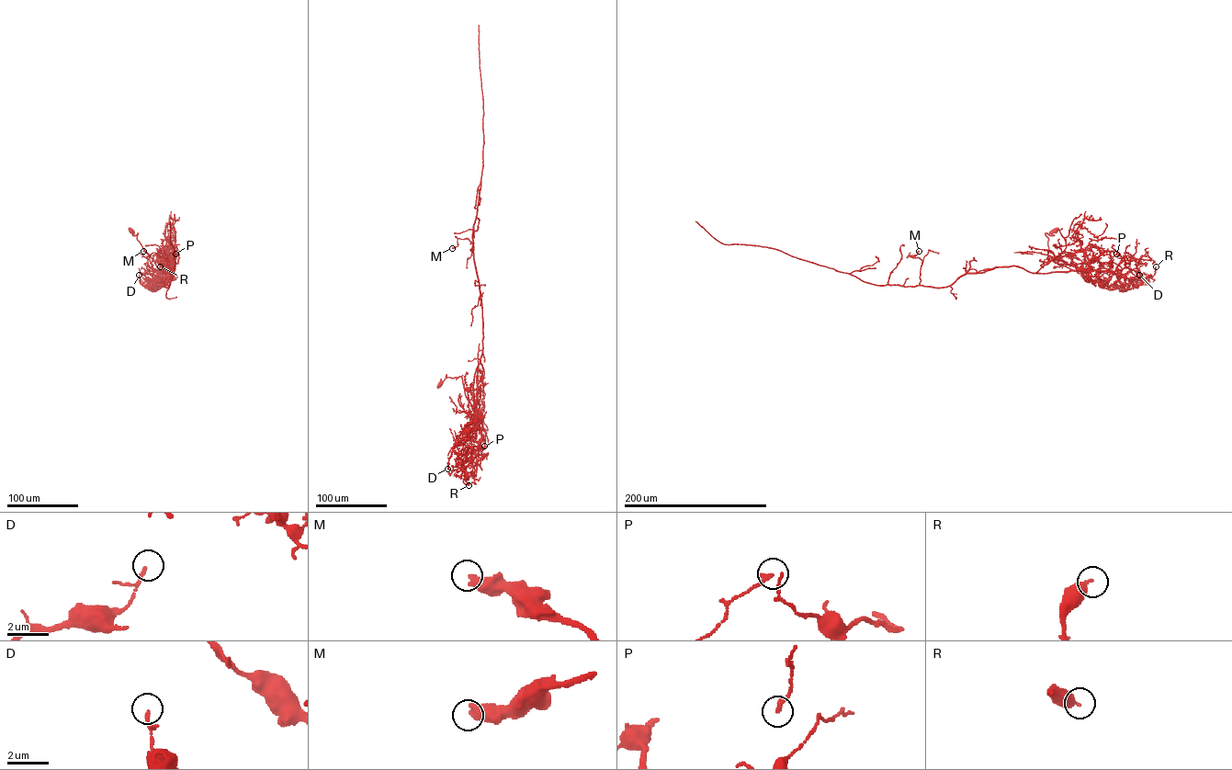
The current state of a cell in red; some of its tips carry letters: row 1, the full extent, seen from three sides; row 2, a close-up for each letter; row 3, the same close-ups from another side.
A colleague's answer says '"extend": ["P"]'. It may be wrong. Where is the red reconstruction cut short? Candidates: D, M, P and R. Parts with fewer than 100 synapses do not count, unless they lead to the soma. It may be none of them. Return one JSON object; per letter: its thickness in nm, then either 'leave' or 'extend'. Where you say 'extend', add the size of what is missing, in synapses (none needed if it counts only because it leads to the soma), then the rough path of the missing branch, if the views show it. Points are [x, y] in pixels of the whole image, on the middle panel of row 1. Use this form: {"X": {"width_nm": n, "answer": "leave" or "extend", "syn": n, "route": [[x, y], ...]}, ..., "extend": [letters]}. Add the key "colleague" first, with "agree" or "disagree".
{"colleague": "disagree", "D": {"width_nm": 120, "answer": "leave"}, "M": {"width_nm": 500, "answer": "leave"}, "P": {"width_nm": 220, "answer": "leave"}, "R": {"width_nm": 400, "answer": "leave"}, "extend": []}

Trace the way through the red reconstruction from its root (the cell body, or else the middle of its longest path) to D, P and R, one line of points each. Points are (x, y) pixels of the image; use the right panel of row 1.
D: (1055, 231), (1053, 235), (1045, 233), (1048, 259), (1073, 270), (1113, 273), (1114, 285), (1124, 286), (1139, 275)
P: (1055, 231), (1053, 235), (1045, 233), (1046, 258), (1070, 269), (1087, 270), (1095, 256), (1116, 254)
R: (1055, 231), (1053, 235), (1045, 233), (1046, 258), (1072, 269), (1100, 270), (1141, 279), (1152, 277), (1156, 266)

